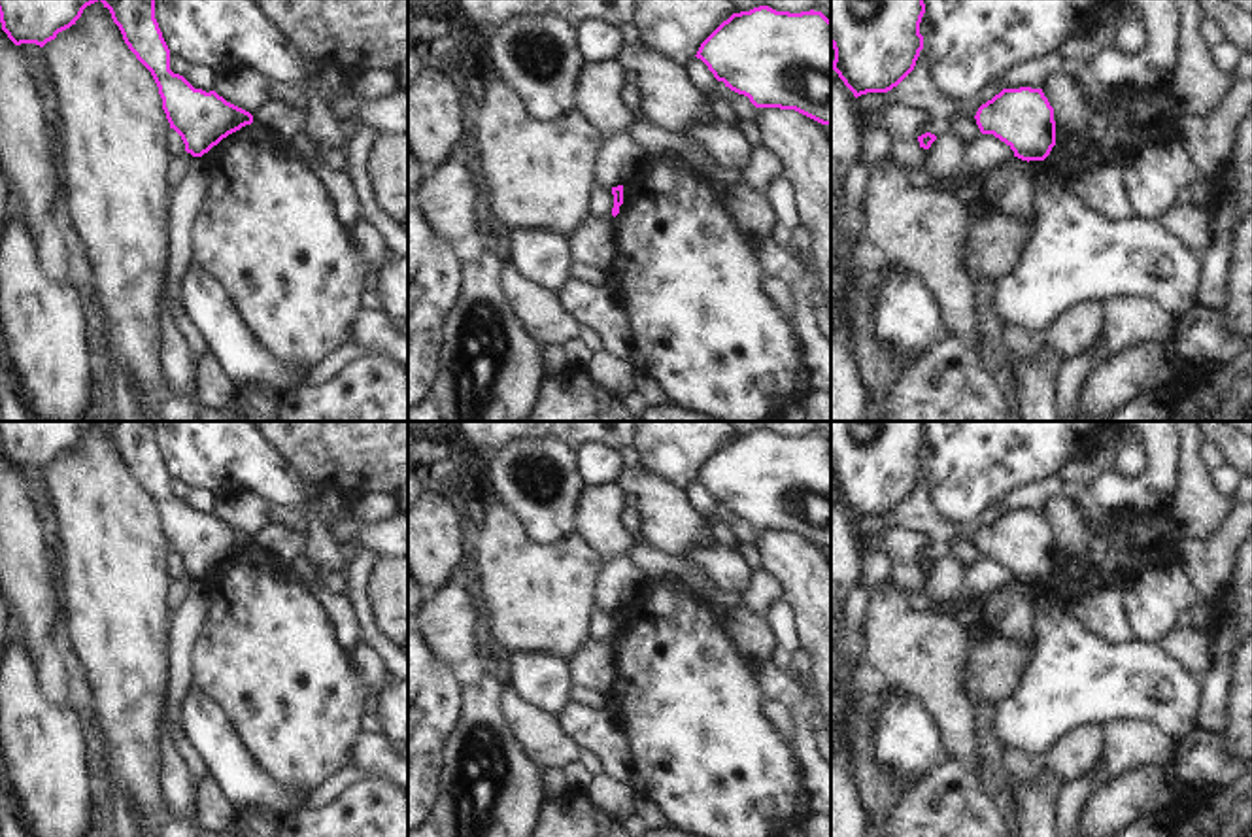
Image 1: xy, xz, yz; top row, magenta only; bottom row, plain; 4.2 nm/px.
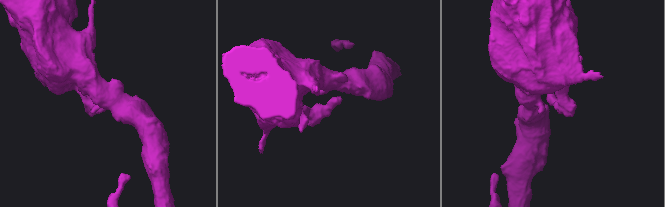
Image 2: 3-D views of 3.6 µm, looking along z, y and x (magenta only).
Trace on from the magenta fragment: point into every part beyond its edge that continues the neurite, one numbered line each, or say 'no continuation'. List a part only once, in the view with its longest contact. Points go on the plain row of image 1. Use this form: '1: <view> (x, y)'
no continuation

